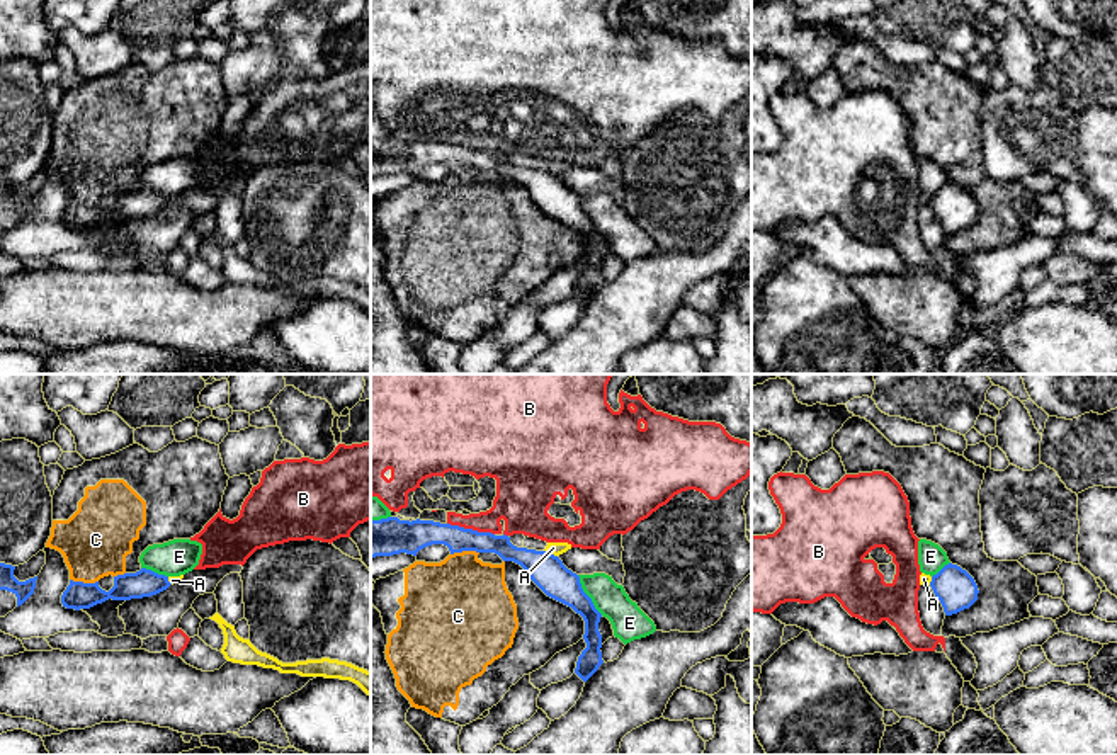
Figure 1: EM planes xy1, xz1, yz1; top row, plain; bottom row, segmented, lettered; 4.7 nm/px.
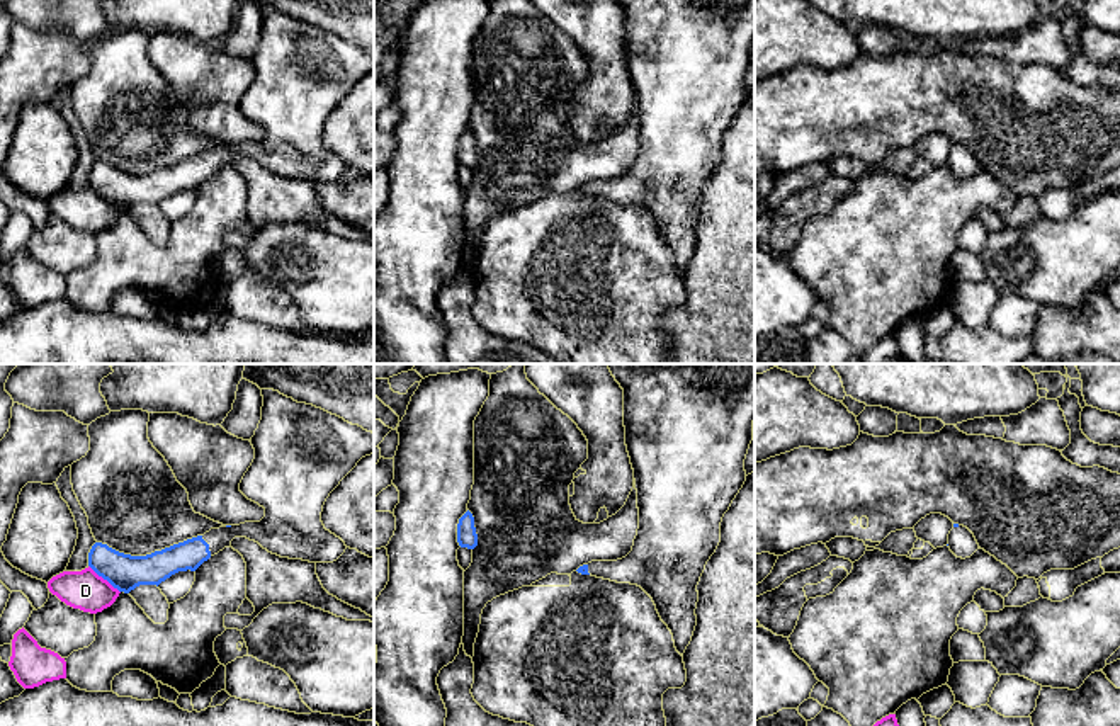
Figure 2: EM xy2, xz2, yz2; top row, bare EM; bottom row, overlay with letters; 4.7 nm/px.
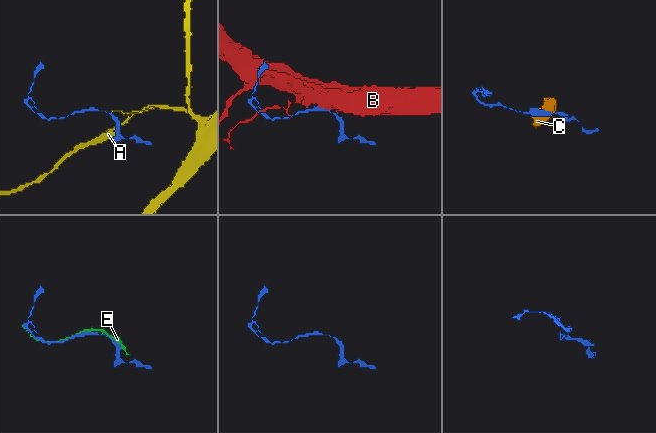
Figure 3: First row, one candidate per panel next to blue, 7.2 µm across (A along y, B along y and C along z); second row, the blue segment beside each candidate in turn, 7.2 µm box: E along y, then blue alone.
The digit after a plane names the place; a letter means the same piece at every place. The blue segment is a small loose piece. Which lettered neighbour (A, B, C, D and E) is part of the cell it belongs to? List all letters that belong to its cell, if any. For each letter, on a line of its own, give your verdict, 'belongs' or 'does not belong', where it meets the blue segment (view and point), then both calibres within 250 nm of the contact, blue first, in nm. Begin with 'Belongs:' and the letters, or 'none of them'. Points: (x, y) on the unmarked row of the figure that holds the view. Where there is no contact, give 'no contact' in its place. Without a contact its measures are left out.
Belongs: none of them
A: does not belong | xz1 (551, 174) | 160/60 nm
B: does not belong | xz1 (471, 148) | 140/200 nm
C: does not belong | xy1 (82, 201) | 130/320 nm
D: does not belong | xy2 (104, 198) | 170/190 nm
E: does not belong | xz1 (587, 215) | 160/170 nm

